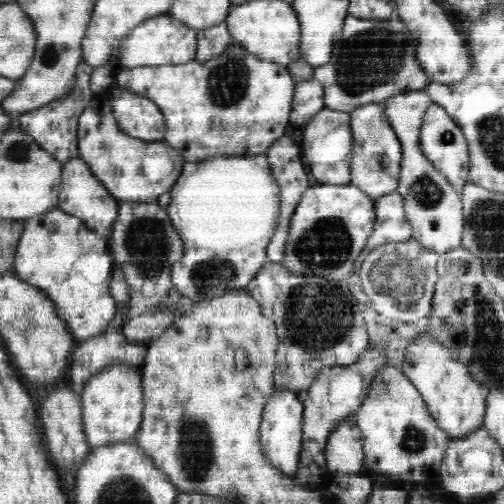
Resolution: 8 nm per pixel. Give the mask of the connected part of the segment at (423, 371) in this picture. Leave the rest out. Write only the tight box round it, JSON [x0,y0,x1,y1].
[400,334,489,439]

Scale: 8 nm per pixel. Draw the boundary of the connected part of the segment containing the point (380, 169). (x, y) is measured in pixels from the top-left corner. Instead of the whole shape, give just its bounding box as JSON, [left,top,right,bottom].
[350,103,402,199]

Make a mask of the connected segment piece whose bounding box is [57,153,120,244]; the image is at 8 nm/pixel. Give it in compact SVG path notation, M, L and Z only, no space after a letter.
M79 153L63 165L61 179L63 183L61 184L57 208L72 216L80 217L80 220L83 220L83 223L89 229L96 231L101 237L104 237L106 243L110 244L111 228L114 227L117 219L116 215L120 202L114 196L111 196L107 188L95 177L91 168L79 156Z

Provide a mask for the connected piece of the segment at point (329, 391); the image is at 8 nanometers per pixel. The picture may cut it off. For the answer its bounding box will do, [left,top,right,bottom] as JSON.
[292,345,388,492]

